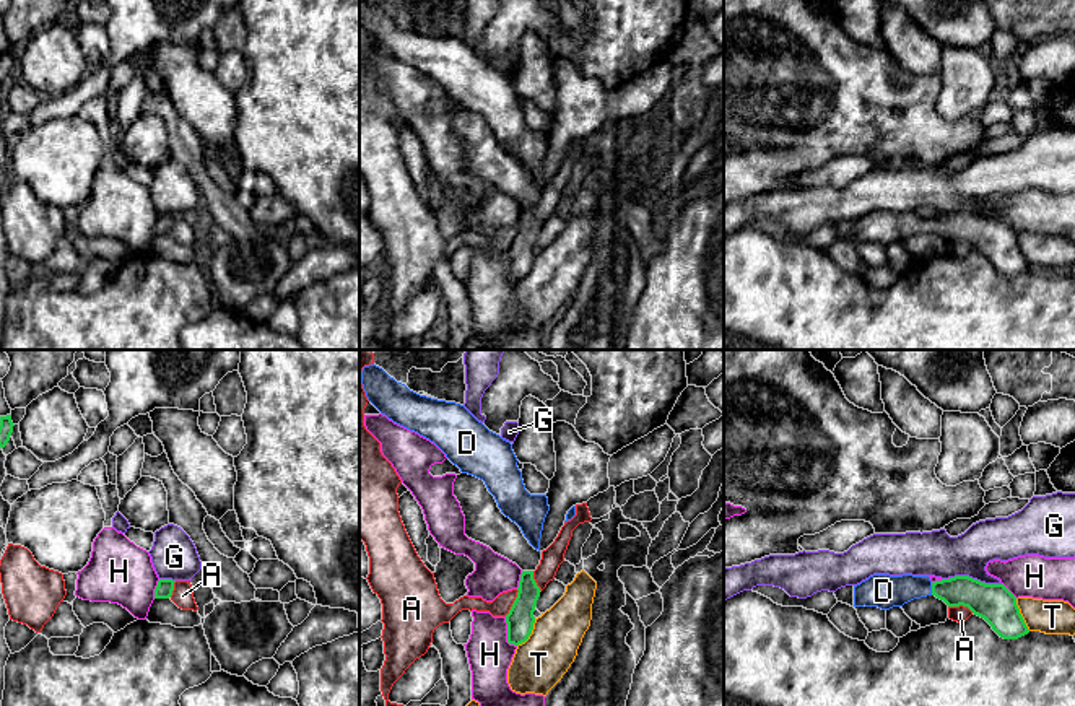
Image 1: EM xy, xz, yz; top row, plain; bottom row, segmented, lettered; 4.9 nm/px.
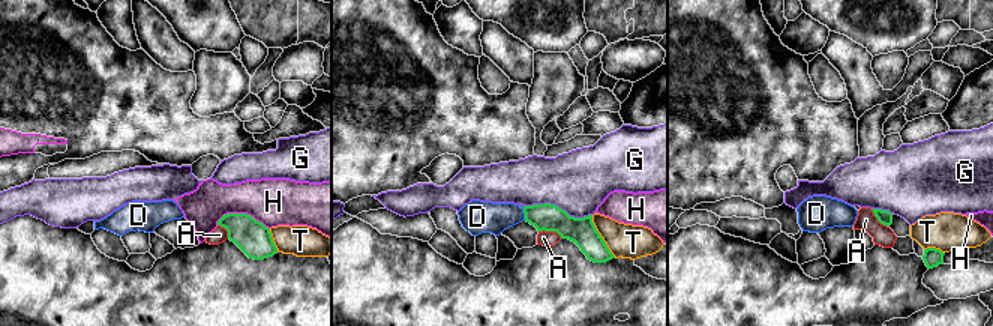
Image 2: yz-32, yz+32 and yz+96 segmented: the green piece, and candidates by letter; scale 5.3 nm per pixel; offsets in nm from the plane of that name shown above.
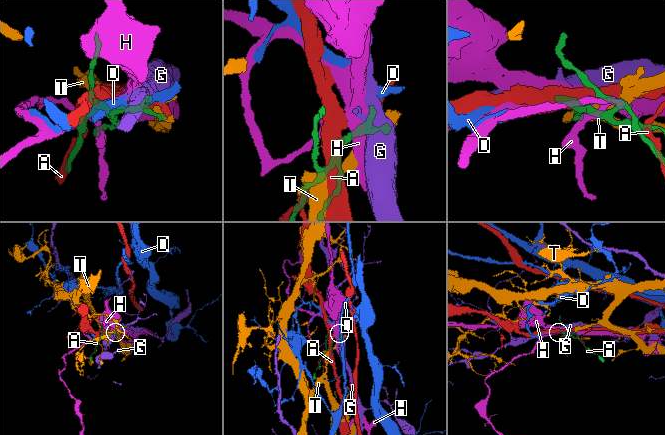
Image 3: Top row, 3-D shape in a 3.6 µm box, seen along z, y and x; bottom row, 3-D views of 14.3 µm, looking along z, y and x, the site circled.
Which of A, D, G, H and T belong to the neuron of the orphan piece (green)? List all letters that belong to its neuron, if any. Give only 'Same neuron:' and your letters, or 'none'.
Same neuron: D

